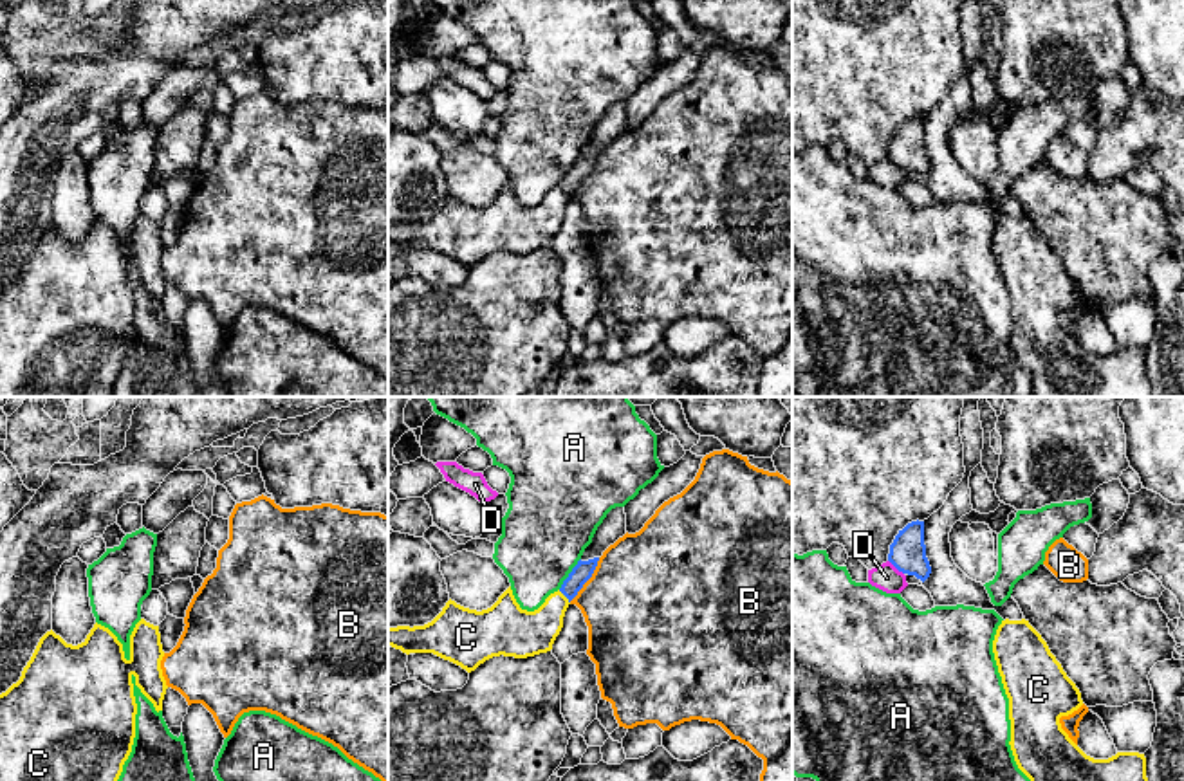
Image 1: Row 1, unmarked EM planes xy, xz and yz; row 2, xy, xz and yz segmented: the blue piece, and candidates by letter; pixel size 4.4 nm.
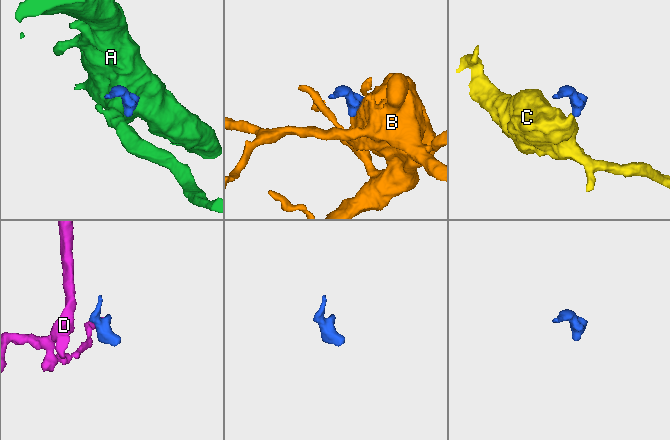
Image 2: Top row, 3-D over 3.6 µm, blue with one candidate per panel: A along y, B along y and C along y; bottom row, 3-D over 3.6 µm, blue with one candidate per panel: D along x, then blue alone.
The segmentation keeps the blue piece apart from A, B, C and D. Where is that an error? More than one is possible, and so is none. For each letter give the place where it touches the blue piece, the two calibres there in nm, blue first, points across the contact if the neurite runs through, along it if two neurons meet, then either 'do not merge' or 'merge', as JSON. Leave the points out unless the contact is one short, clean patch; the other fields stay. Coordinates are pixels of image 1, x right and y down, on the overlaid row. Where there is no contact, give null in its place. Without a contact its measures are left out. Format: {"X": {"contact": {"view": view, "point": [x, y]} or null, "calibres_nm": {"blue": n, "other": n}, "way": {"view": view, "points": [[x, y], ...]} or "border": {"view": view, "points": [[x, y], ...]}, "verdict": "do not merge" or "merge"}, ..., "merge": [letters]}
{"A": {"contact": {"view": "xz", "point": [569, 574]}, "calibres_nm": {"blue": 90, "other": 400}, "border": {"view": "xz", "points": [[580, 558], [558, 588]]}, "verdict": "do not merge"}, "B": {"contact": {"view": "xz", "point": [589, 578]}, "calibres_nm": {"blue": 90, "other": 480}, "border": {"view": "xz", "points": [[600, 558], [592, 576], [569, 601]]}, "verdict": "do not merge"}, "C": {"contact": {"view": "xz", "point": [565, 596]}, "calibres_nm": {"blue": 90, "other": 220}, "border": {"view": "xz", "points": [[558, 590], [569, 603]]}, "verdict": "do not merge"}, "D": {"contact": {"view": "yz", "point": [896, 567]}, "calibres_nm": {"blue": 160, "other": 120}, "border": {"view": "yz", "points": [[888, 560], [903, 574]]}, "verdict": "do not merge"}, "merge": []}

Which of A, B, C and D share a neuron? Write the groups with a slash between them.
A / B / C / D

